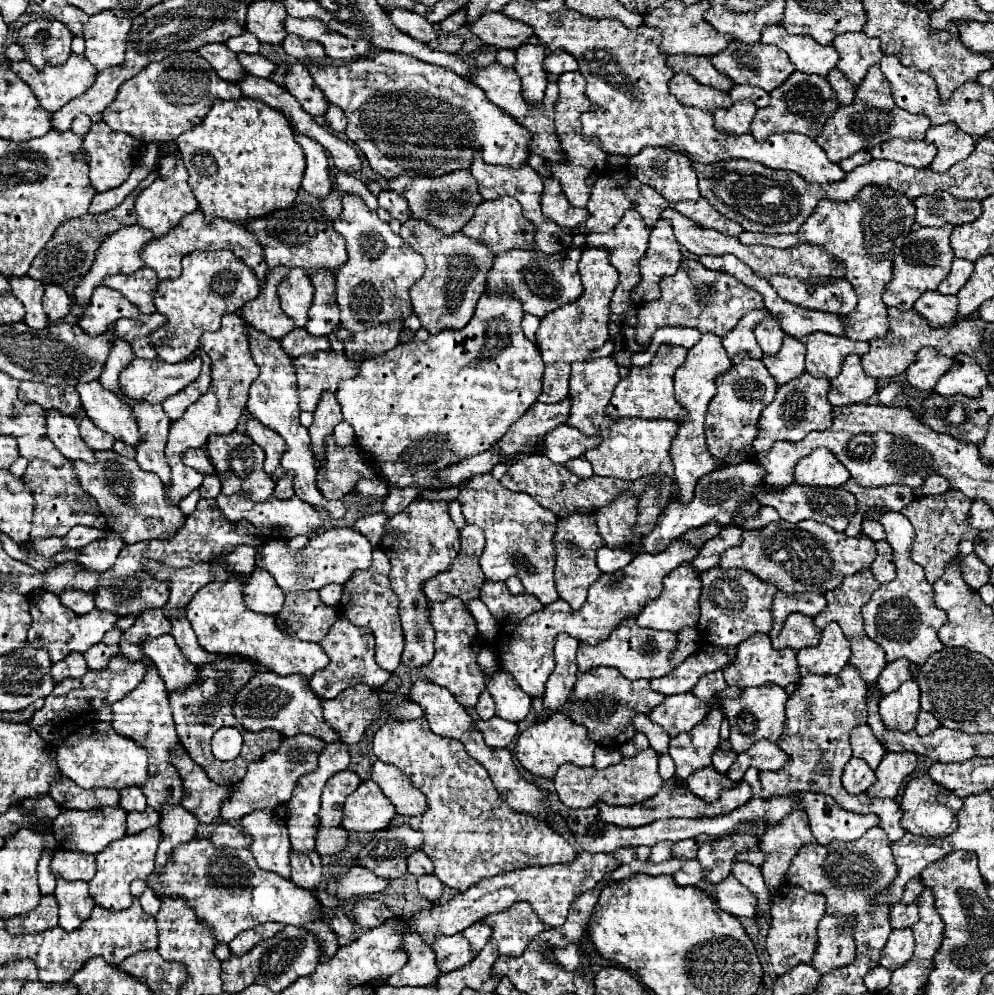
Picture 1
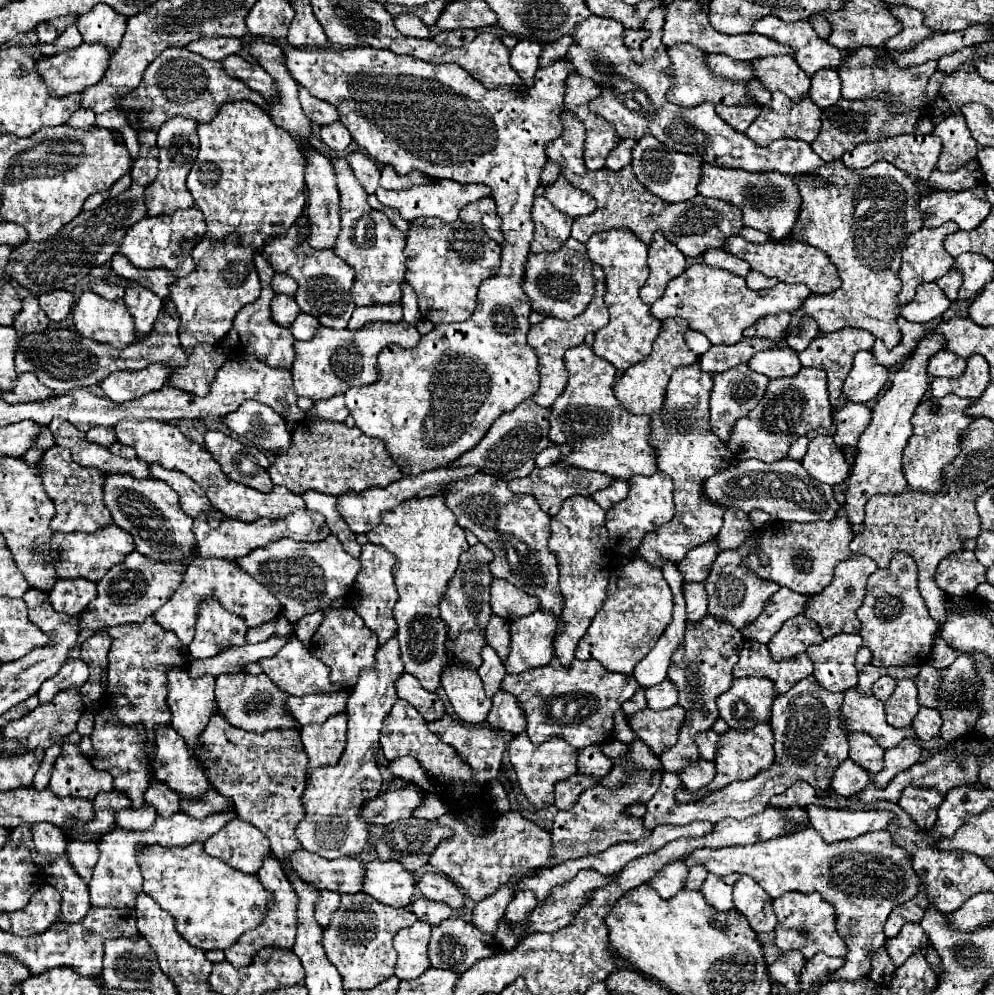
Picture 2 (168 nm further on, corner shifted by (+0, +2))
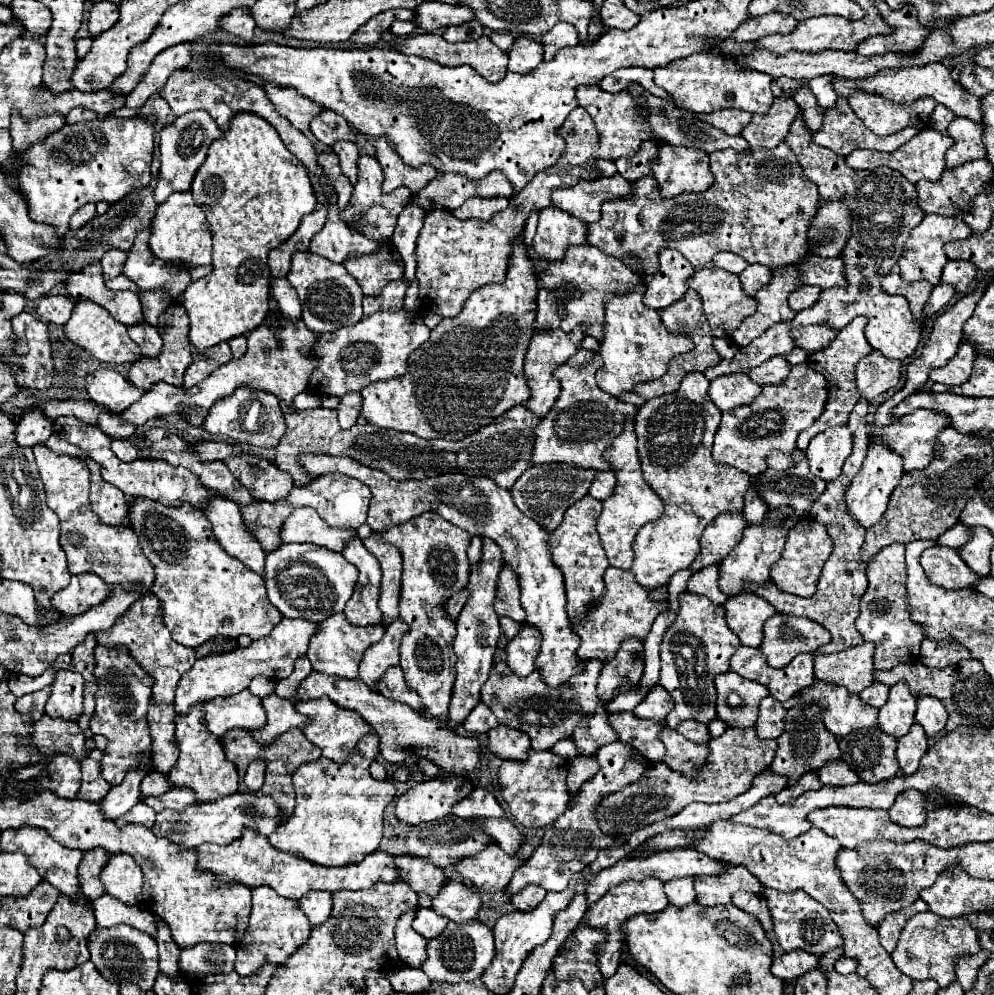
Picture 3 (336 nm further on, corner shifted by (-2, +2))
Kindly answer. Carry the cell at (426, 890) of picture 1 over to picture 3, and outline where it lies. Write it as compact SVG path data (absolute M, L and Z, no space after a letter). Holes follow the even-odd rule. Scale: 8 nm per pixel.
M420 907L416 911L416 917L414 917L414 929L426 937L426 939L432 939L432 937L438 937L444 927L448 925L448 917L442 917L442 915L436 915L434 909L426 909L426 907Z

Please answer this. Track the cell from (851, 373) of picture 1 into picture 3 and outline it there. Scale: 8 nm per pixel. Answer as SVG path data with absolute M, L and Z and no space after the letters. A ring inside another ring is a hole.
M872 351L856 365L856 389L866 401L876 399L880 393L896 387L900 381L900 361Z

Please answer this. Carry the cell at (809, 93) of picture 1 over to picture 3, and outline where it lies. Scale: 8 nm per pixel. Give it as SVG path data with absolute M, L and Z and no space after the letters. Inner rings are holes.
M776 97L766 115L754 115L752 121L742 131L742 137L748 141L750 149L772 149L784 141L792 121L800 113L798 105L792 99Z

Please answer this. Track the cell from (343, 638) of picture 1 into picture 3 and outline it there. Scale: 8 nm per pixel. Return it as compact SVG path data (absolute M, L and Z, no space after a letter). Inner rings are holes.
M334 613L326 617L322 623L318 623L318 631L310 639L308 647L308 659L314 667L314 671L326 673L326 675L338 675L346 679L356 679L358 677L358 665L364 655L364 651L378 643L384 637L384 627L382 625L366 625L366 627L356 627L352 625L344 613Z

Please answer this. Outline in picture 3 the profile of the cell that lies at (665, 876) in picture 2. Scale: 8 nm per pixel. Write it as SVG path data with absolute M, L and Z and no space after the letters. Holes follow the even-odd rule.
M648 877L648 879L642 879L642 881L626 881L622 885L618 885L616 889L612 889L610 893L606 893L602 899L598 899L584 915L582 923L588 923L592 927L598 927L598 929L606 929L608 931L608 939L602 947L602 951L598 953L598 963L600 963L600 969L602 969L602 975L604 977L610 977L616 973L618 969L618 959L620 959L620 947L622 947L622 923L632 917L632 915L638 915L638 913L656 913L660 909L664 909L668 905L668 897L664 893L664 883L660 879L654 879L654 877Z

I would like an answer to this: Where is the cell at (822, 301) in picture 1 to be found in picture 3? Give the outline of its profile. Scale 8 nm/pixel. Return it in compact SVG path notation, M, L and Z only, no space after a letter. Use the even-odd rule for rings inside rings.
M750 265L744 273L740 273L740 281L744 291L754 297L762 287L766 287L772 279L772 271L764 265Z

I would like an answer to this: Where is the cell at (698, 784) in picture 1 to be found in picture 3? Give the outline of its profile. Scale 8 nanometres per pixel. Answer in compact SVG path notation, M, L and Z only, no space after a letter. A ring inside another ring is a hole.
M668 727L660 733L660 739L666 745L666 755L662 761L670 769L692 777L706 763L706 757L708 757L706 745L694 745L684 735L680 735L678 731L672 731Z

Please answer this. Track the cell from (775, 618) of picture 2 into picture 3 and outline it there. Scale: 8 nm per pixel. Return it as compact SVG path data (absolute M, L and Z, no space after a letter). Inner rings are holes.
M746 593L746 597L734 597L734 601L726 601L724 609L726 609L728 627L740 637L742 645L748 645L748 647L758 647L762 643L764 623L766 623L766 619L774 617L774 613L776 613L774 605L770 605L764 597L758 597L752 593Z

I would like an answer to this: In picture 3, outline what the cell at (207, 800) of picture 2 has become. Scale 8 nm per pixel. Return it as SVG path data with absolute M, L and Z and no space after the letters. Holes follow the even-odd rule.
M172 787L168 793L160 795L160 797L142 797L144 803L150 803L150 807L154 811L162 811L162 809L176 809L182 811L188 805L198 805L196 801L196 793L192 793L188 787Z

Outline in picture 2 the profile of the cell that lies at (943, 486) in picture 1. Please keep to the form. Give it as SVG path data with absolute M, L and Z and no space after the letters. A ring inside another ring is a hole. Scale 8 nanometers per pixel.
M944 395L940 399L930 397L924 399L912 417L914 433L904 449L904 477L912 489L924 489L928 493L934 493L942 487L940 471L948 463L954 461L954 457L960 453L960 435L964 429L974 421L972 417L964 415L964 409L972 405L972 399L962 399L956 395Z

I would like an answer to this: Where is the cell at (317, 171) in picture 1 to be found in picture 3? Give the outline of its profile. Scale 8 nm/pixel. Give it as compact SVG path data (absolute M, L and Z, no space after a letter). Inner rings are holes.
M236 9L234 13L230 13L230 17L226 17L226 21L222 21L222 29L234 35L240 35L242 41L252 41L254 39L254 19L250 17L248 9Z

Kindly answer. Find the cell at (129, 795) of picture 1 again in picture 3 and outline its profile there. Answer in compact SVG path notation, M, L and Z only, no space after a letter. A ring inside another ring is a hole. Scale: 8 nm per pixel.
M98 645L94 655L94 677L98 681L98 691L96 711L90 719L90 731L94 735L104 735L108 739L104 757L100 761L102 777L110 785L118 785L130 769L150 769L152 737L146 721L146 713L150 707L150 677L142 673L142 667L136 661L130 661L130 657L126 657L126 649L102 649Z

